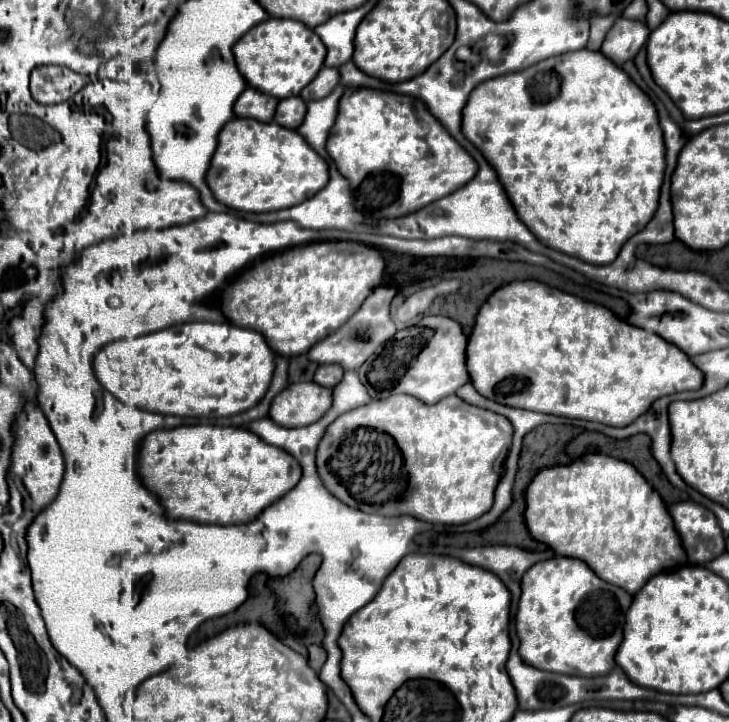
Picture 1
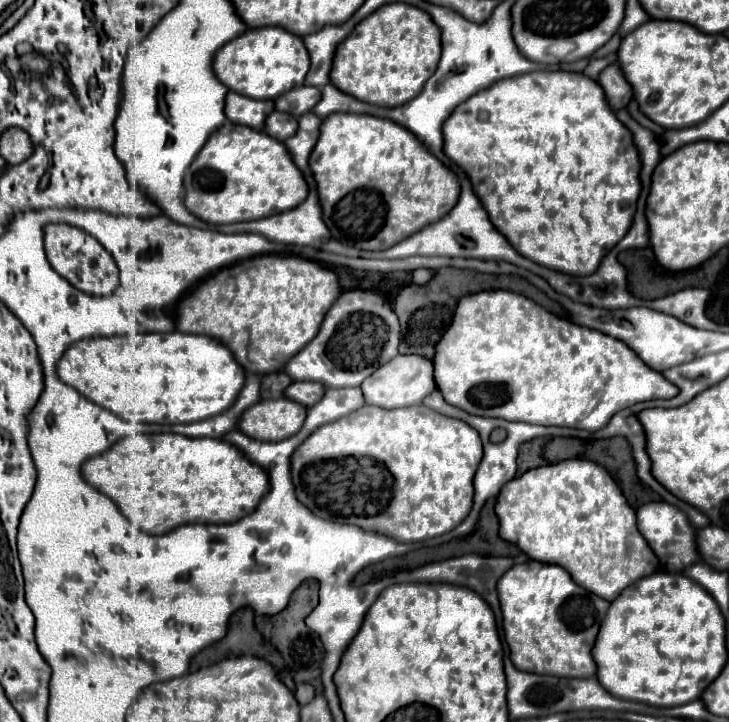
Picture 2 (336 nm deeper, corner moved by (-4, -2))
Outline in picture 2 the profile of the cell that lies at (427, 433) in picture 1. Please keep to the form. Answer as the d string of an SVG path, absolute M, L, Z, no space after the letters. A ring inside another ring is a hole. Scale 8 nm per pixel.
M423 404L407 406L407 408L395 408L395 410L385 410L385 408L379 408L379 406L361 406L359 410L351 412L349 416L317 428L293 452L293 456L291 456L291 480L293 480L293 486L295 486L297 500L303 506L307 506L311 512L321 516L323 520L341 522L341 524L357 524L363 530L373 530L373 532L391 536L397 542L421 542L421 540L429 540L429 538L435 538L435 536L441 536L441 534L453 530L469 514L469 510L473 506L473 476L475 476L475 470L477 470L481 458L483 458L483 446L481 446L479 434L461 420L441 416L439 412L433 412L431 408L427 408Z

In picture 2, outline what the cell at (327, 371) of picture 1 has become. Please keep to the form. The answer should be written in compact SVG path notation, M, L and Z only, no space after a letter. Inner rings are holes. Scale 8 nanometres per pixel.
M291 382L285 388L283 396L289 398L289 400L293 398L297 404L303 404L305 408L309 408L309 406L313 406L315 402L319 402L323 398L323 390L325 388L317 382Z

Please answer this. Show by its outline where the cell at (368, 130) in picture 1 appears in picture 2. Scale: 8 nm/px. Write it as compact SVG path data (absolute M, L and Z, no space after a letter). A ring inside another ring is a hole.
M331 114L319 126L319 140L309 156L309 168L317 182L323 222L331 238L361 250L383 250L441 220L459 198L457 176L443 166L409 130L391 120L367 114Z

